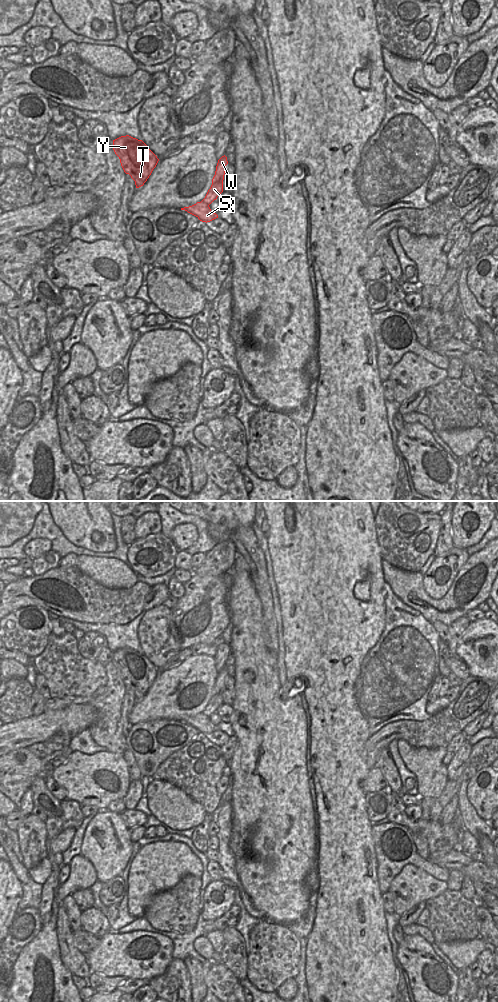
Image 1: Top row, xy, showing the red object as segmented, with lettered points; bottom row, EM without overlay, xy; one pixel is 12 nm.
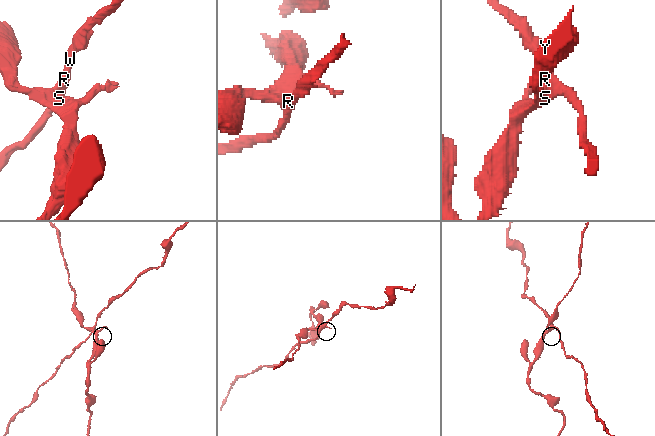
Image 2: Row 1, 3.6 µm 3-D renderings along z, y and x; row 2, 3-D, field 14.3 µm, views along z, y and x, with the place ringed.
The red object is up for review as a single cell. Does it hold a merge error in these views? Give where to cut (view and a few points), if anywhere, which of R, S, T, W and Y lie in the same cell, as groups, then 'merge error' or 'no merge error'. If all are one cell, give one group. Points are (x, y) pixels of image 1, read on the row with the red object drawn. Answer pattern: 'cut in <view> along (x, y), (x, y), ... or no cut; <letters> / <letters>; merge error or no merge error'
cut in xy along (201, 201), (208, 205); R W / S T Y; merge error

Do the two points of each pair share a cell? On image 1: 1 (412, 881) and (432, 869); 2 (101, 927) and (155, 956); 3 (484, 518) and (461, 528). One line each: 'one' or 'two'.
1: two
2: two
3: one

